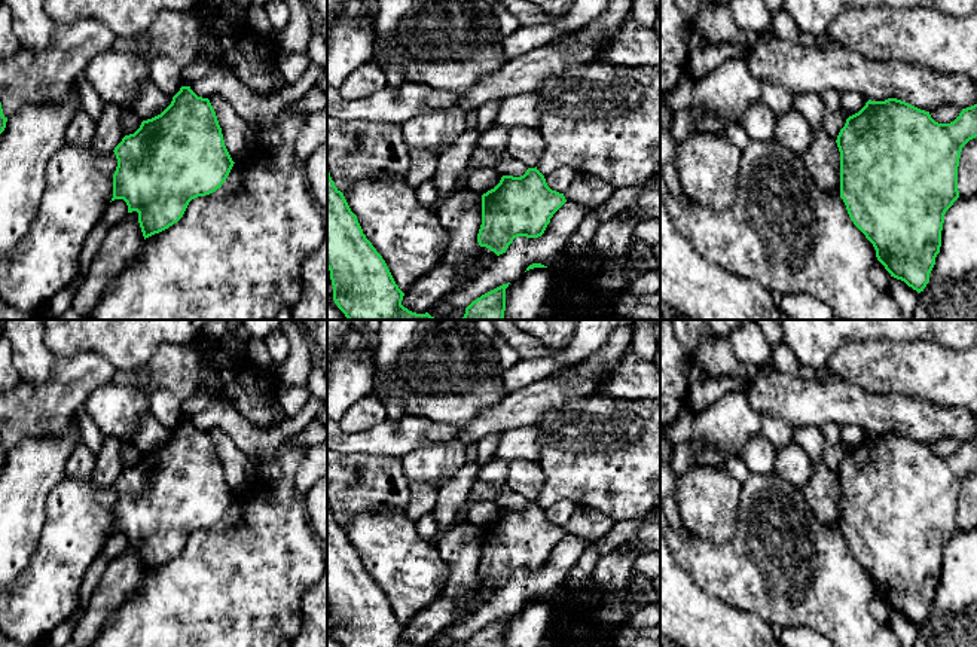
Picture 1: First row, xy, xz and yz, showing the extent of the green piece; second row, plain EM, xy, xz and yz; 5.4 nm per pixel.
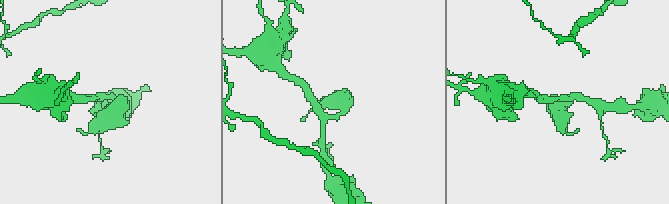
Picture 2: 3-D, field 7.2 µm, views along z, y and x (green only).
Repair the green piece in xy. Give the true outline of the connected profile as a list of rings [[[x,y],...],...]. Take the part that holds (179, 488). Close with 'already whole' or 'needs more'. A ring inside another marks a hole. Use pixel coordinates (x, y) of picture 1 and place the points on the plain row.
[[[181,419],[161,448],[143,454],[113,485],[117,500],[112,534],[123,532],[128,546],[138,546],[144,573],[177,556],[192,532],[220,522],[235,497],[210,433],[198,430],[190,419]]]; already whole

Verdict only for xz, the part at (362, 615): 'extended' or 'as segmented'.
as segmented

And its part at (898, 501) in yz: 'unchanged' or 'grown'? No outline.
unchanged

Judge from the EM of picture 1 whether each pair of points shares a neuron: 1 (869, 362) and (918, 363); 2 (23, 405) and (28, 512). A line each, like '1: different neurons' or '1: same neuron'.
1: same neuron
2: different neurons

